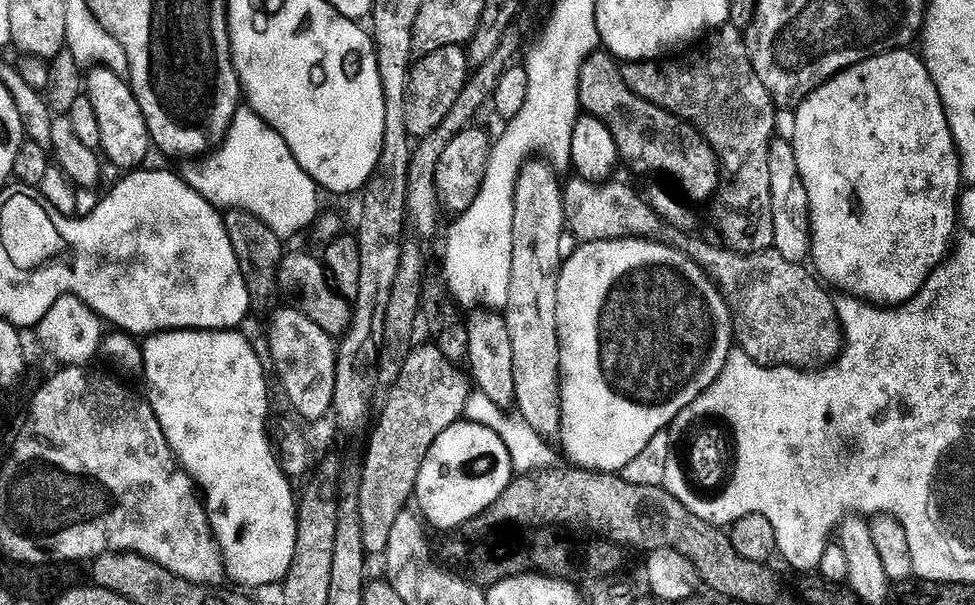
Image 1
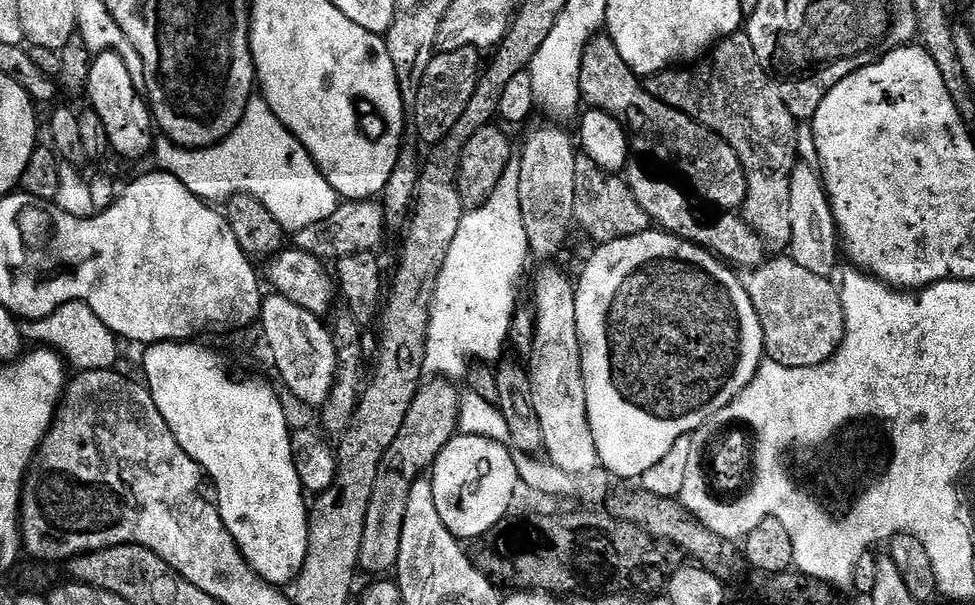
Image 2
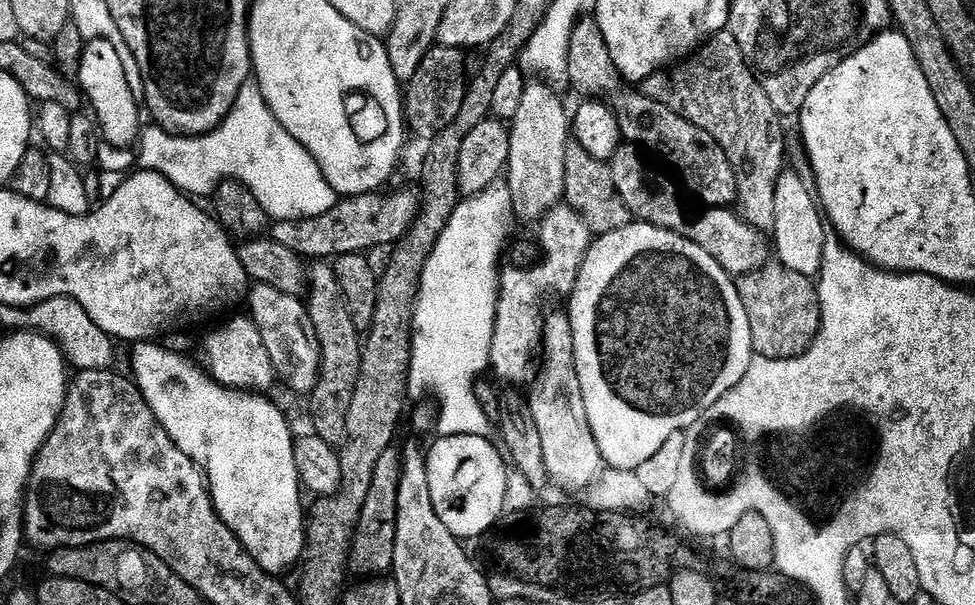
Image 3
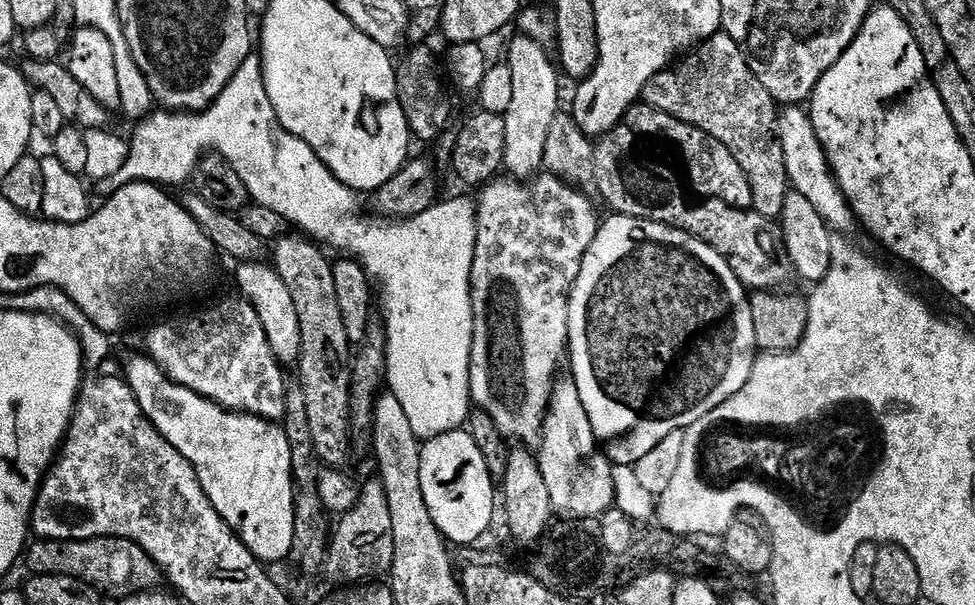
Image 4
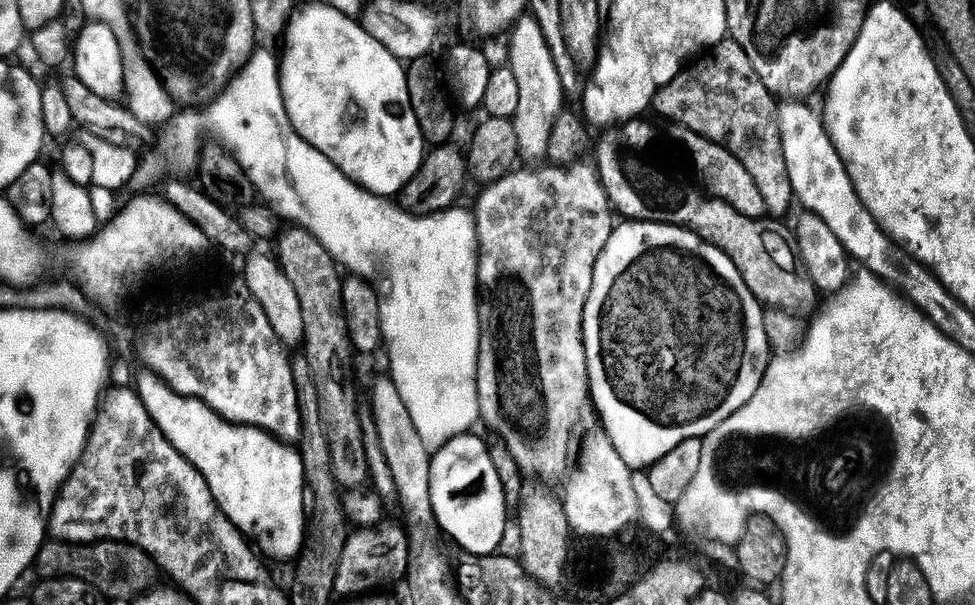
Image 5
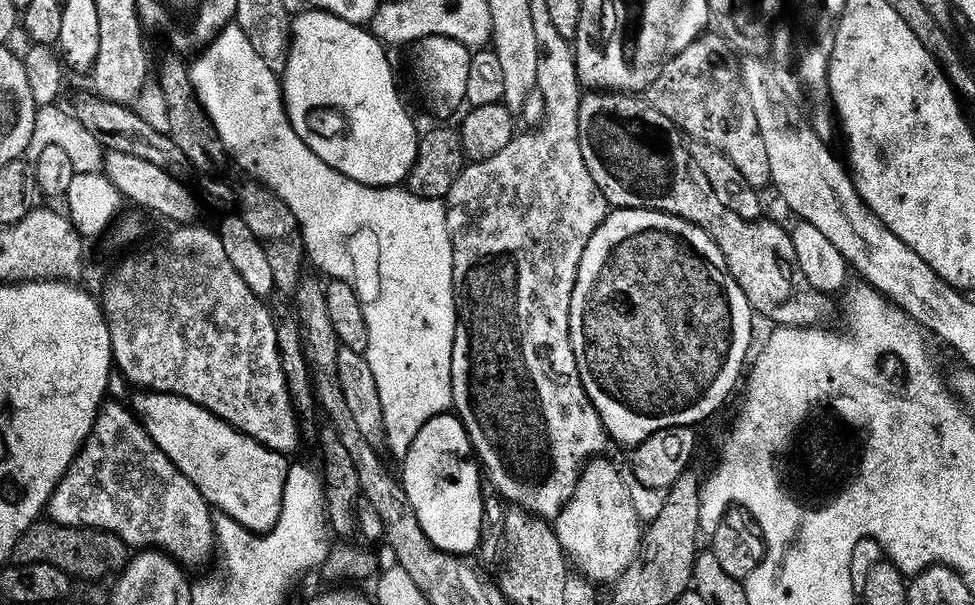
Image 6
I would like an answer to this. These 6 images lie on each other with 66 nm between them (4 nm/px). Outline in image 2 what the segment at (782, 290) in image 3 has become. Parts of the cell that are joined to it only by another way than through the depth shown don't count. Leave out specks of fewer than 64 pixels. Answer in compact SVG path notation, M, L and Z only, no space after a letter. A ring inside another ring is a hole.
M791 258L771 260L751 269L742 280L742 290L750 296L761 322L765 357L784 368L821 364L836 352L842 335L833 289L828 289L829 281L825 277L798 266Z

